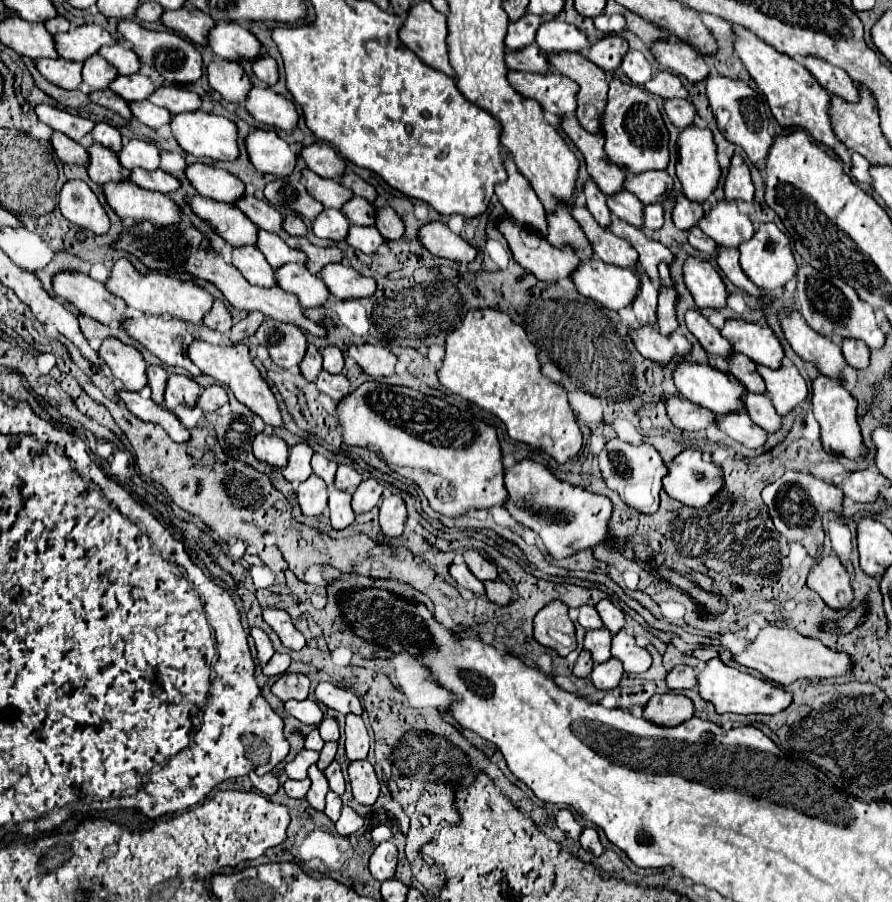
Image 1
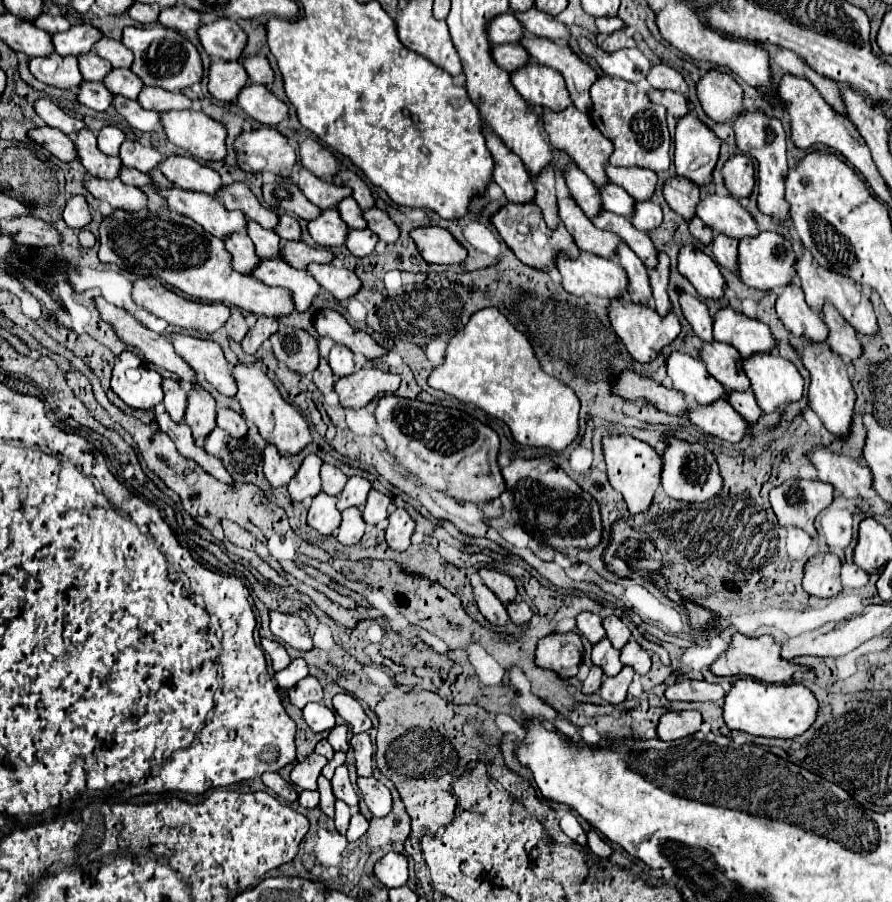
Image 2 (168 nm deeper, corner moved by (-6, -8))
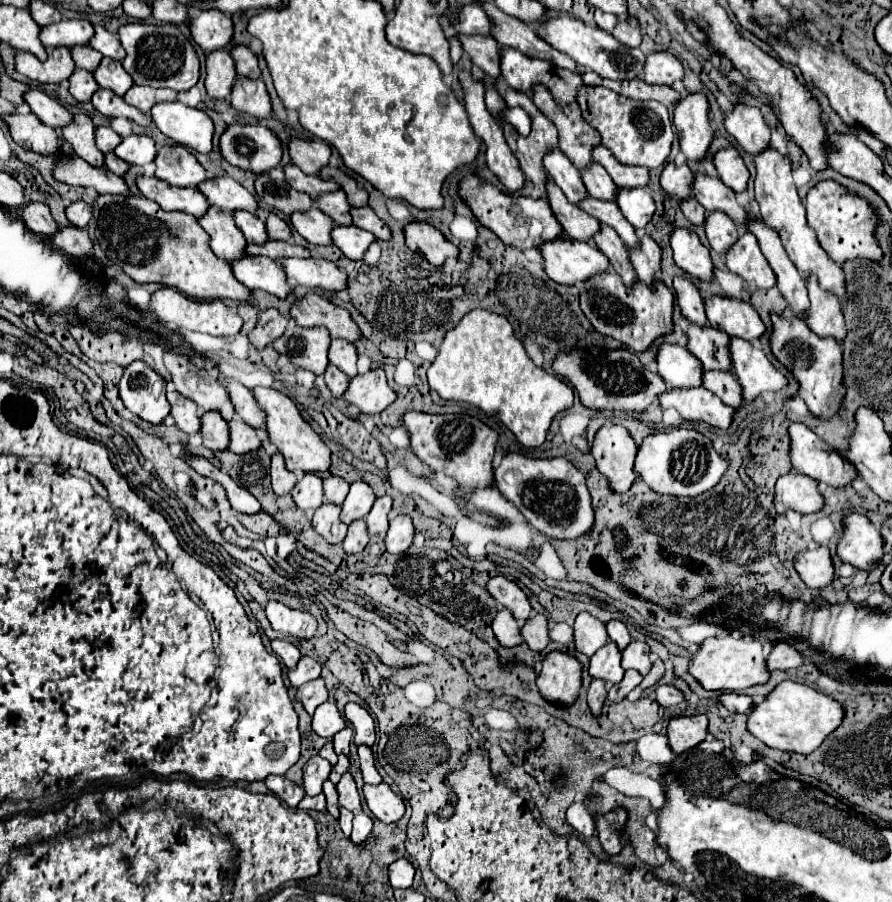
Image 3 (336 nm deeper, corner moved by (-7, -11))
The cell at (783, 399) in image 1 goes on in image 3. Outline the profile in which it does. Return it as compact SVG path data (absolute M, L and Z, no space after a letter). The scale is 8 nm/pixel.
M730 339L734 375L744 389L744 399L754 401L766 391L778 393L788 385L788 379L772 365L762 349L756 349L744 339Z

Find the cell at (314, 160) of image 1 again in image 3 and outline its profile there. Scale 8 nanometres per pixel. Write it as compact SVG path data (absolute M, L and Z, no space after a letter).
M292 139L288 151L292 163L298 165L308 175L318 175L320 169L328 165L332 153L324 141L302 141L302 139Z

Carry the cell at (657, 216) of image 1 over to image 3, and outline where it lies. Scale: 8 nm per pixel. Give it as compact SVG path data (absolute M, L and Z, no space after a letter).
M618 189L616 205L638 231L652 221L652 215L656 211L654 199L646 189Z

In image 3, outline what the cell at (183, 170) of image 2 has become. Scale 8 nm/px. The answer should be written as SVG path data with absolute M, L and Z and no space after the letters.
M164 145L158 151L154 163L156 177L176 187L198 189L198 185L206 179L204 167L182 145Z

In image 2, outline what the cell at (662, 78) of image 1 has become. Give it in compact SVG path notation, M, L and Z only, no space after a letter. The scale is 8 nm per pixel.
M655 64L649 74L647 74L647 82L653 88L659 90L673 90L673 92L685 92L685 78L681 72L677 72L675 68L667 66L667 64Z

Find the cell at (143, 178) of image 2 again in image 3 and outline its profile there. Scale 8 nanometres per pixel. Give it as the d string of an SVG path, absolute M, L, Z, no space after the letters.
M108 153L106 159L104 159L104 163L106 163L106 167L108 167L112 173L116 173L116 175L120 175L120 177L130 169L130 165L124 163L122 159L118 159L114 153Z

